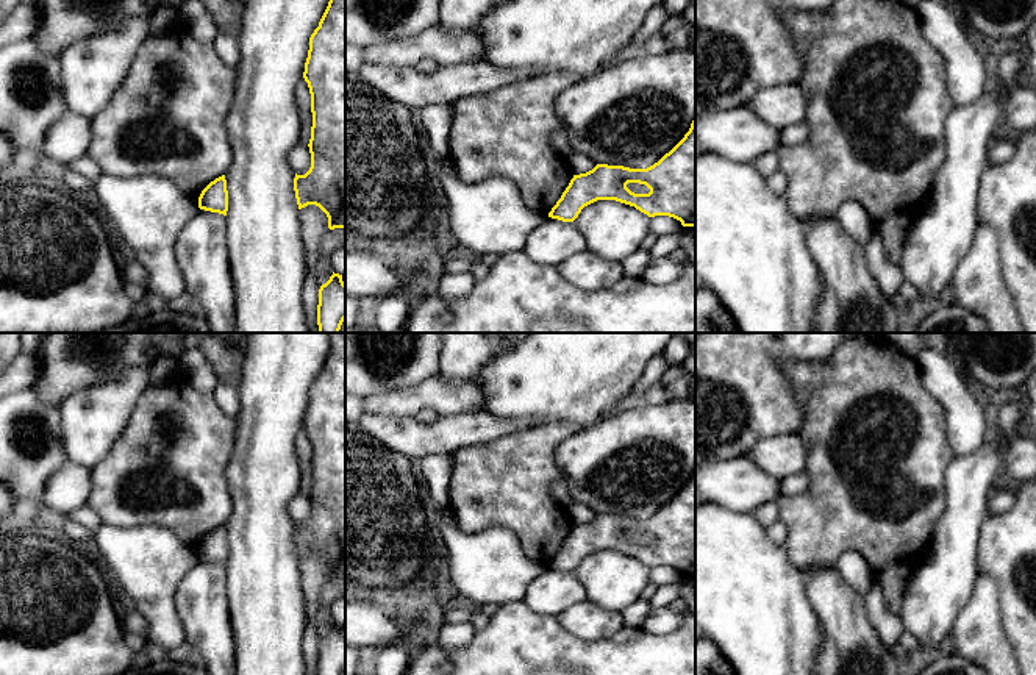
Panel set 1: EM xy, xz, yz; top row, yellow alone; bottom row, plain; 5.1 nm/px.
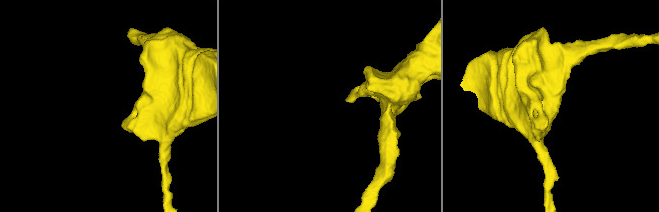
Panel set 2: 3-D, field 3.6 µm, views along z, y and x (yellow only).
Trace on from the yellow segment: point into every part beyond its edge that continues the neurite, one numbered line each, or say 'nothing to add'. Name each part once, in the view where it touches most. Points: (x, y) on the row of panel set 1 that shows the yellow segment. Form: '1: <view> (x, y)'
nothing to add

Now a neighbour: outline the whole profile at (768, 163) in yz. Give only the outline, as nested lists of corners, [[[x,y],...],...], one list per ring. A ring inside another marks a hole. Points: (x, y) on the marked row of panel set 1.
[[[764,153],[753,164],[766,178],[780,169],[777,153]]]

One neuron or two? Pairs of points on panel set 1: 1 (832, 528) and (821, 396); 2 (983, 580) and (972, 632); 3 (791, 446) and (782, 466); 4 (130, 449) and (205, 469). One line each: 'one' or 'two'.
1: one
2: one
3: one
4: one

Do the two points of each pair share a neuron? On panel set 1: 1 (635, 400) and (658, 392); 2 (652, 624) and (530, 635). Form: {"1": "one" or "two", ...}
{"1": "one", "2": "two"}

